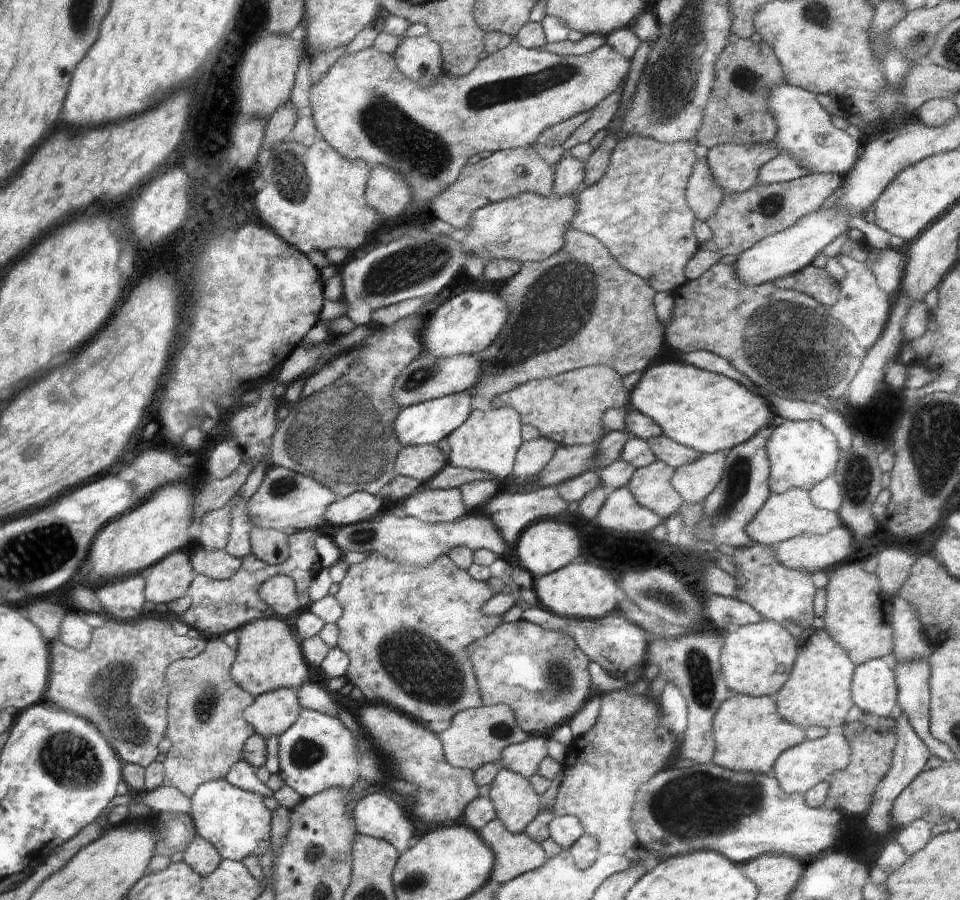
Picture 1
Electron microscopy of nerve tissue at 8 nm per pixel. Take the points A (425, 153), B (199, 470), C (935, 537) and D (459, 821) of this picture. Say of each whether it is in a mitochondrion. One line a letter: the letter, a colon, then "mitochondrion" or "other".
A: mitochondrion
B: other
C: other
D: other

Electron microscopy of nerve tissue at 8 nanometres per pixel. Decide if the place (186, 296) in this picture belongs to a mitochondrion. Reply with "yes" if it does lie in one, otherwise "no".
no

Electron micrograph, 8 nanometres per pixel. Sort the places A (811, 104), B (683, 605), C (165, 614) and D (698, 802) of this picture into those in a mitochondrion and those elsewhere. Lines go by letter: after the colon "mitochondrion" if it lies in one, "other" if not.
A: other
B: mitochondrion
C: other
D: mitochondrion

